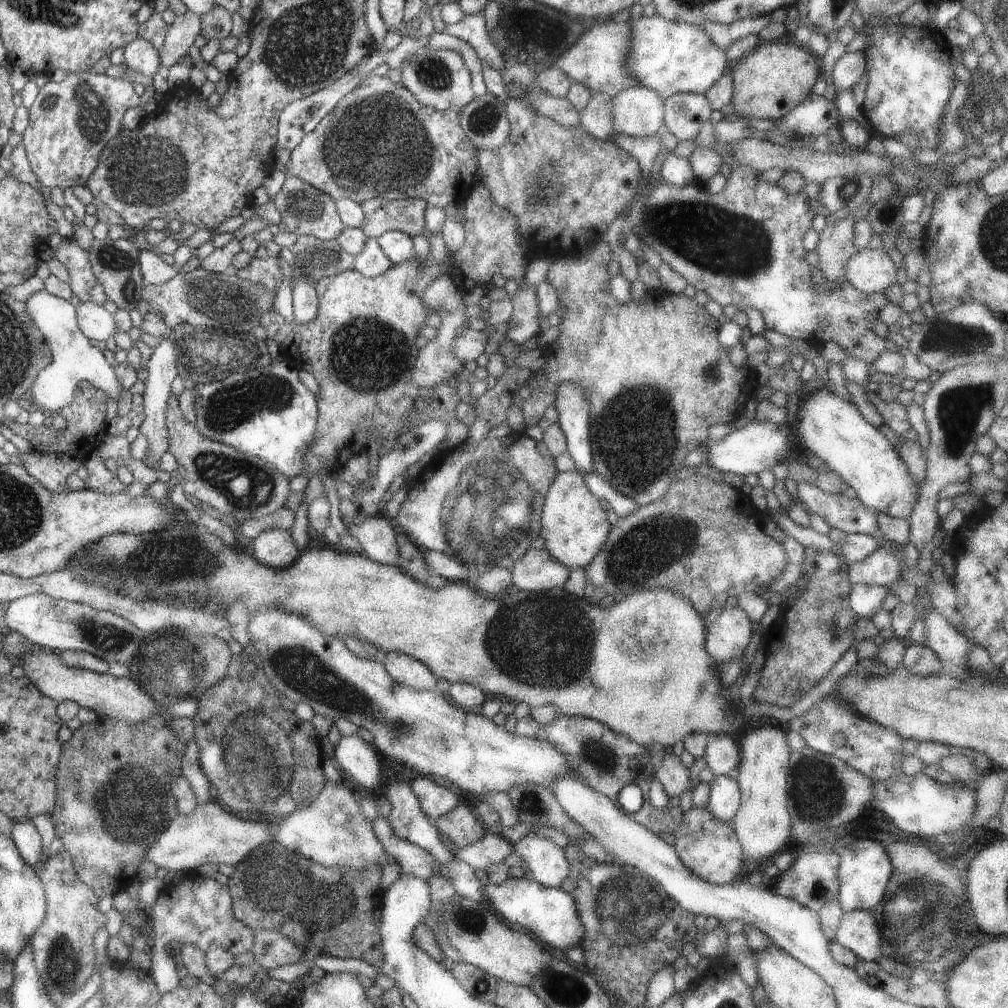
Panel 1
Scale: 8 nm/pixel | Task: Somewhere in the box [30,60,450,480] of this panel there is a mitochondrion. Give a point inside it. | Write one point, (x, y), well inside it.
(371, 146)

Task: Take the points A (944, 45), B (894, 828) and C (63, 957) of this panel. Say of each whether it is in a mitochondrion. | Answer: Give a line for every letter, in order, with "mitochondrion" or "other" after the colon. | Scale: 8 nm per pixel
A: other
B: other
C: mitochondrion

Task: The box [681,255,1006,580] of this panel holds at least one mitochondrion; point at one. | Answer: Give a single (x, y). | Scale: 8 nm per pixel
(960, 409)

